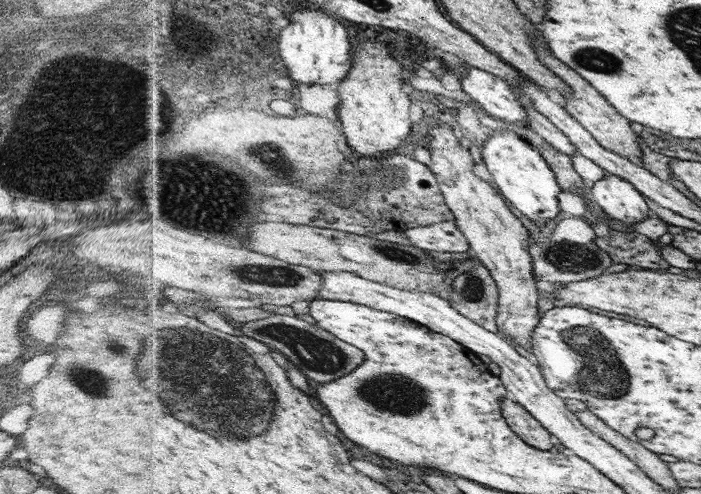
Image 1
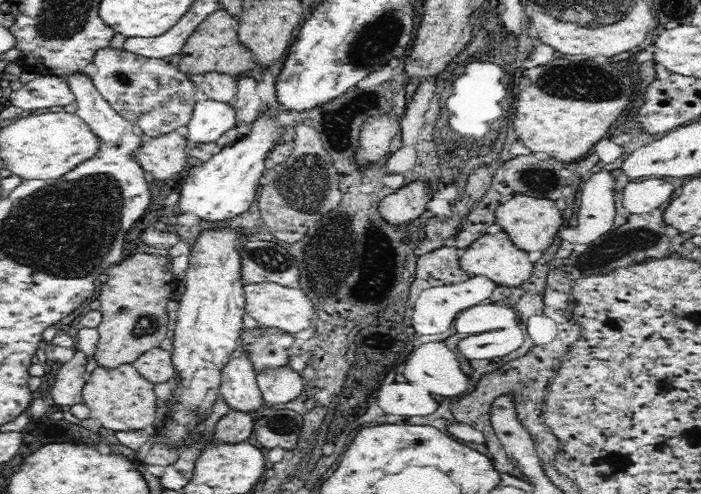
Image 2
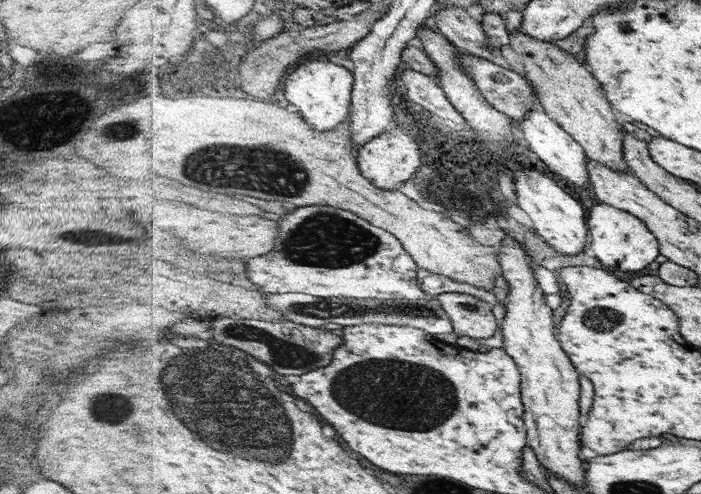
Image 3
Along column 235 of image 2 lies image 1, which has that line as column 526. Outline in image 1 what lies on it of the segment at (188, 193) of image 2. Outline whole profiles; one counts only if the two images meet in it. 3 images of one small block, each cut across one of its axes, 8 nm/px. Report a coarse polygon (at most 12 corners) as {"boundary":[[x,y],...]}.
{"boundary":[[497,130],[481,150],[504,200],[538,226],[560,188],[538,149]]}

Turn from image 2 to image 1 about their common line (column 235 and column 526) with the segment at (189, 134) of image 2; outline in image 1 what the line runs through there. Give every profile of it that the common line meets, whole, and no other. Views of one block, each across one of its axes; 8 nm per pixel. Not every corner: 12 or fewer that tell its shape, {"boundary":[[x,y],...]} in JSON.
{"boundary":[[469,67],[462,90],[490,116],[529,126],[502,77]]}

